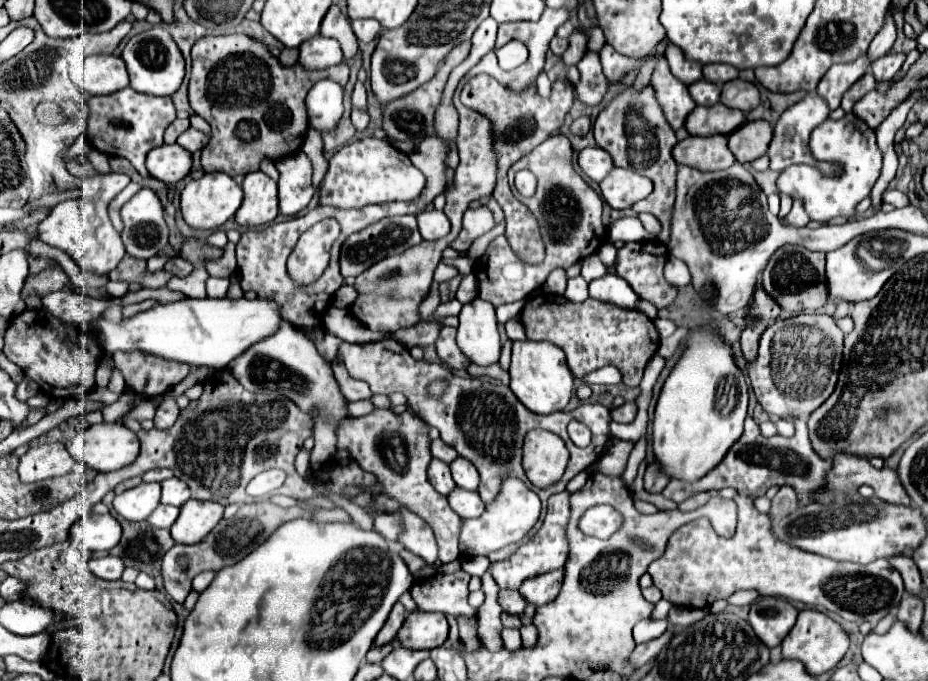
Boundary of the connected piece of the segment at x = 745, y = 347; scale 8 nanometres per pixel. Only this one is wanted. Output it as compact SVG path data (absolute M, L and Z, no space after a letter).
M760 320L754 328L748 328L742 332L740 338L740 346L742 346L742 354L746 360L754 360L758 354L760 334L764 332L764 328L770 324L772 320Z

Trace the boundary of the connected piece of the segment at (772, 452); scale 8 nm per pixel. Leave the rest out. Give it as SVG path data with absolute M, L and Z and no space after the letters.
M746 418L746 428L742 438L734 444L734 448L730 448L730 452L726 454L726 458L722 460L722 464L718 464L718 468L714 468L708 476L704 476L702 480L698 480L696 484L684 486L680 480L670 480L668 486L662 490L662 496L674 500L674 502L682 502L688 496L702 492L702 490L720 490L726 486L734 486L740 494L744 496L764 496L766 490L770 486L792 486L796 496L798 496L798 508L804 508L814 500L816 494L820 494L826 488L826 478L828 472L832 468L832 458L820 458L810 440L808 440L808 428L806 422L802 418L798 418L796 422L796 434L792 438L786 438L786 442L772 442L768 438L762 438L762 446L760 448L760 426L756 426L756 422L752 418Z

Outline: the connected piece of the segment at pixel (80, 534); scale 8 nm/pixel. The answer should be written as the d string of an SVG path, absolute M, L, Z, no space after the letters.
M90 514L74 522L70 528L70 540L80 550L100 552L100 550L112 550L114 544L118 544L122 534L122 528L116 518L110 514Z

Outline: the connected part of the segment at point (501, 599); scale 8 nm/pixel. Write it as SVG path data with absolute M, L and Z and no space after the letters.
M500 590L498 592L498 604L508 614L520 614L526 608L526 600L520 596L518 590Z

